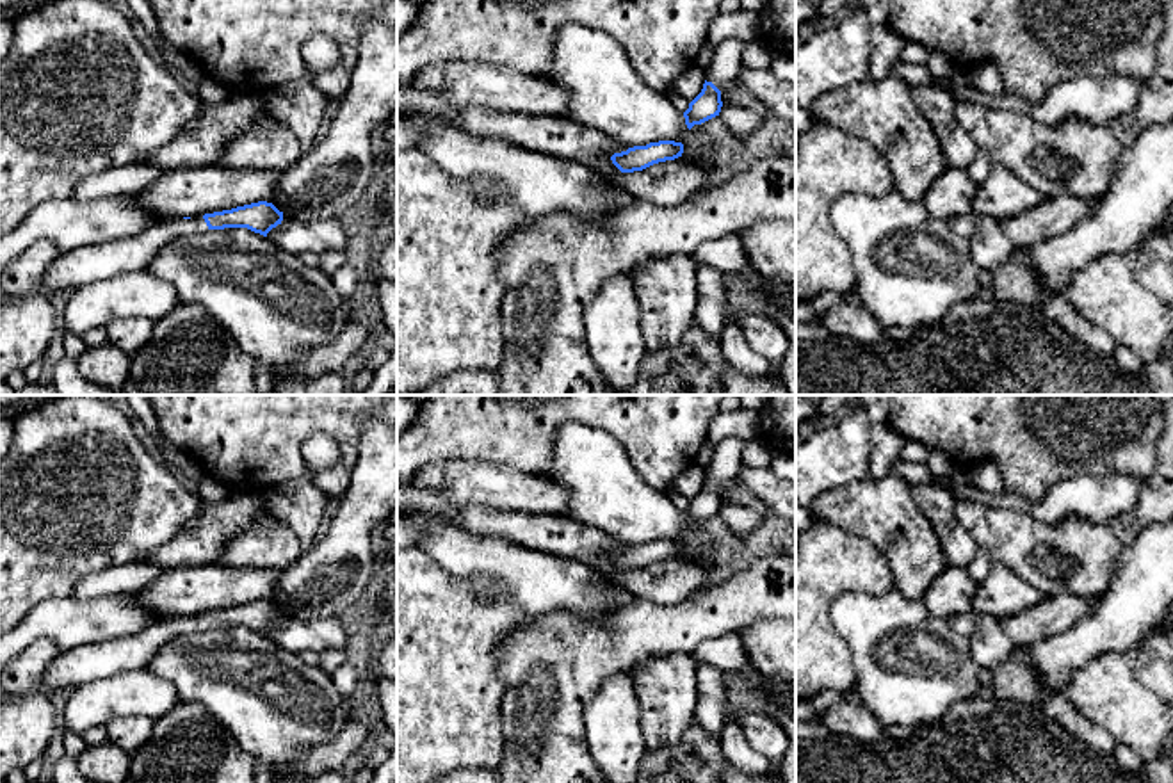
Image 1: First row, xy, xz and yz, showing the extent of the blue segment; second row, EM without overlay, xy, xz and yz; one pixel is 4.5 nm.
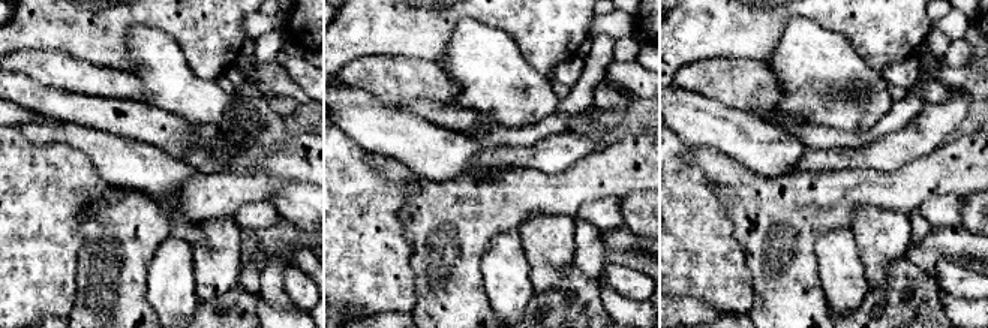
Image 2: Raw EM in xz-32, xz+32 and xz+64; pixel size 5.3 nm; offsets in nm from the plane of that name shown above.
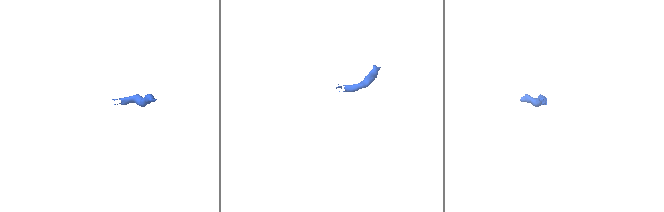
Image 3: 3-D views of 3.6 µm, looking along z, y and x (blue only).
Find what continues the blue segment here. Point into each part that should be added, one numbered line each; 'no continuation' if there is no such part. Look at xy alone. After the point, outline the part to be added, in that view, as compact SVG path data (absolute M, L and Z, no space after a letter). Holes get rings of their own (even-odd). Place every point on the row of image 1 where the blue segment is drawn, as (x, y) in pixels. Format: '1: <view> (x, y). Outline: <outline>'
1: xy (72, 269). Outline: M203 217L173 219L155 222L142 233L123 240L61 253L46 269L41 288L57 299L64 299L85 283L146 269L158 247L203 231L208 231Z

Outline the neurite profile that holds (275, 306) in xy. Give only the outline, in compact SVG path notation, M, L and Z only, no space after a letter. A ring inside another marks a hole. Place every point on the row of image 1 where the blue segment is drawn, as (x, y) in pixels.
M247 228L208 230L180 237L157 249L146 267L153 276L169 283L180 304L198 304L217 320L258 365L287 365L299 354L333 342L347 322L347 299L342 297L320 269L308 267L299 254L290 254L267 237Z

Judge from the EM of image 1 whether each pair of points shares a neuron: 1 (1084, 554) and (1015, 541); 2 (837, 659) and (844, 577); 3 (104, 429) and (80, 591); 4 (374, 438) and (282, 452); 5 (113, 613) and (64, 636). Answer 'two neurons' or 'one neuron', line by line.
1: one neuron
2: one neuron
3: two neurons
4: two neurons
5: one neuron

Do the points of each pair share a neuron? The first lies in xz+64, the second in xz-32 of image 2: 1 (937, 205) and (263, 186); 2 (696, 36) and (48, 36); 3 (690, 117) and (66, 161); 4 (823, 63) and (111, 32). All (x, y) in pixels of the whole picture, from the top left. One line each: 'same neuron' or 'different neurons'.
1: different neurons
2: same neuron
3: different neurons
4: different neurons

